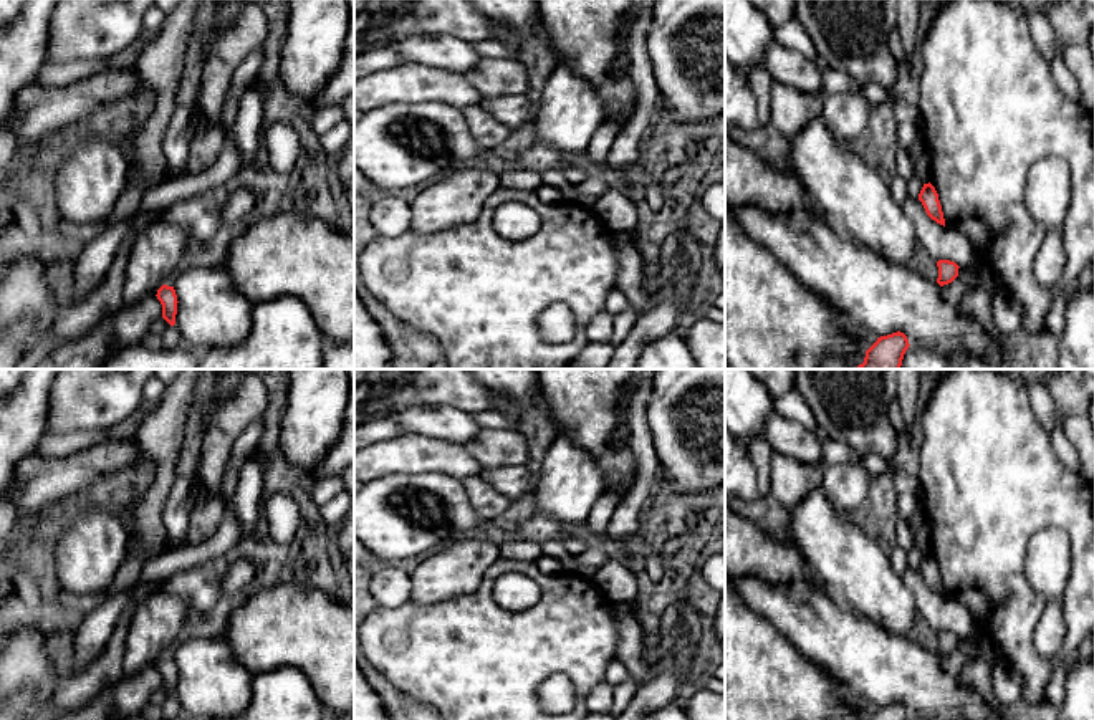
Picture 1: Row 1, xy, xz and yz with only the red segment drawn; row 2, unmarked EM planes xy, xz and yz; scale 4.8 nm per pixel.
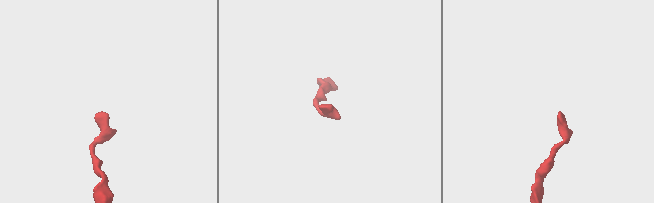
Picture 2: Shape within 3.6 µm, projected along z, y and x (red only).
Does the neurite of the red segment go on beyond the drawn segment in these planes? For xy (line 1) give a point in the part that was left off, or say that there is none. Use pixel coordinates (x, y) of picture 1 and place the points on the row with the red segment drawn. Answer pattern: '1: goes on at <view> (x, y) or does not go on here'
1: does not go on here

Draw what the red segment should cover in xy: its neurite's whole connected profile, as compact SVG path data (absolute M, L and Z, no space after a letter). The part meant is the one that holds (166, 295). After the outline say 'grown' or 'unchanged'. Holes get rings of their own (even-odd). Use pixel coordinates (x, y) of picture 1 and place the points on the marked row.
M162 285L156 296L162 305L162 318L174 326L179 303L174 286Z | unchanged

